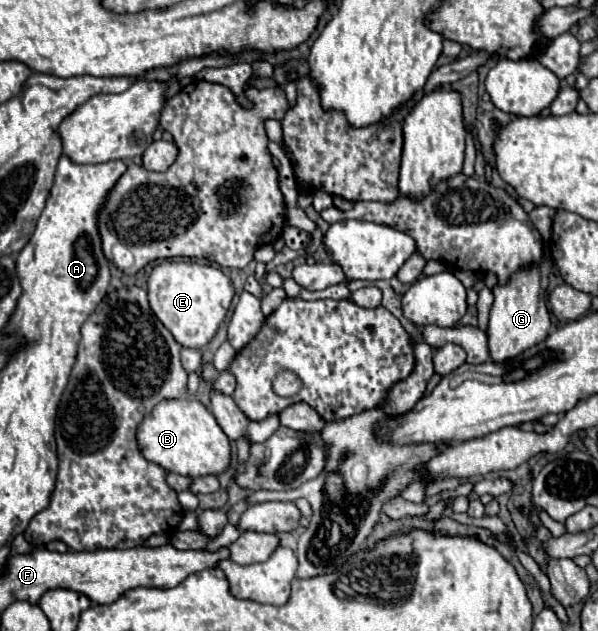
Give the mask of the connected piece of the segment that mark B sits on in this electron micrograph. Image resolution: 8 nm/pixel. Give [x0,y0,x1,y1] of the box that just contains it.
[137,399,231,479]

